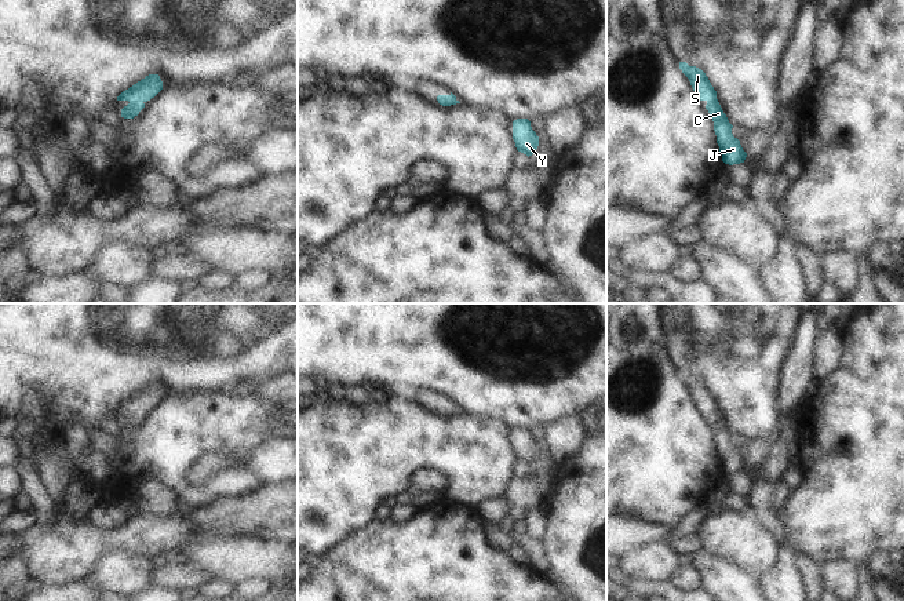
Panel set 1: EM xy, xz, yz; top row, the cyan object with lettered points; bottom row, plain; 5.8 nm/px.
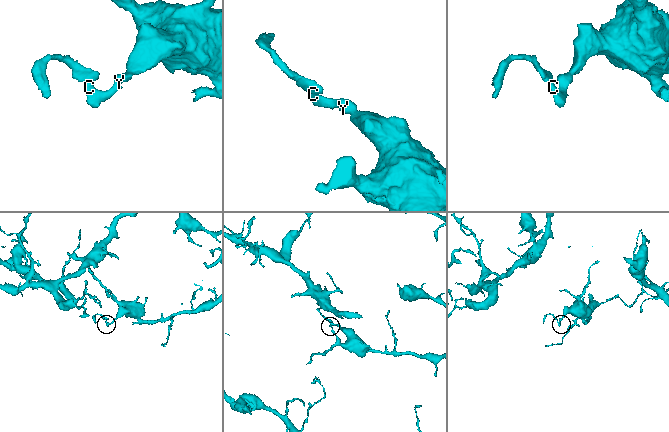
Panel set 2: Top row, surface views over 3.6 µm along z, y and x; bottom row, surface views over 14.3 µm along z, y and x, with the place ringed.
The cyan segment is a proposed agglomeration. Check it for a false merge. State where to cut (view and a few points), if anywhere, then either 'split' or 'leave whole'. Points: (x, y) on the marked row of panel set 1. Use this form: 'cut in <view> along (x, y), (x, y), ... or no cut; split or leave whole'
no cut; leave whole

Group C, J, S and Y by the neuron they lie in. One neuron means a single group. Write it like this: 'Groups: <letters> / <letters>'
Groups: C J S Y

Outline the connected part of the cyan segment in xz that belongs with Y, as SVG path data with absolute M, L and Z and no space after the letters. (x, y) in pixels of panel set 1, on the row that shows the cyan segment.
M517 119L513 121L513 139L518 152L532 156L539 146L539 136L531 127L528 119Z

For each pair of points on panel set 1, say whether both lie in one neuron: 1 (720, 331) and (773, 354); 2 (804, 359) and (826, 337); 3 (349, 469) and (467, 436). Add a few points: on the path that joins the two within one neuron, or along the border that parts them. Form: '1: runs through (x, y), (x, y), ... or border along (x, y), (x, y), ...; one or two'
1: runs through (733, 331), (754, 352), (759, 353); one
2: border along (822, 330), (815, 345), (813, 377); two
3: runs through (378, 447), (389, 441), (438, 441); one

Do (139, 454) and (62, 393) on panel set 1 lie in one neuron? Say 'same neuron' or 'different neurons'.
different neurons

